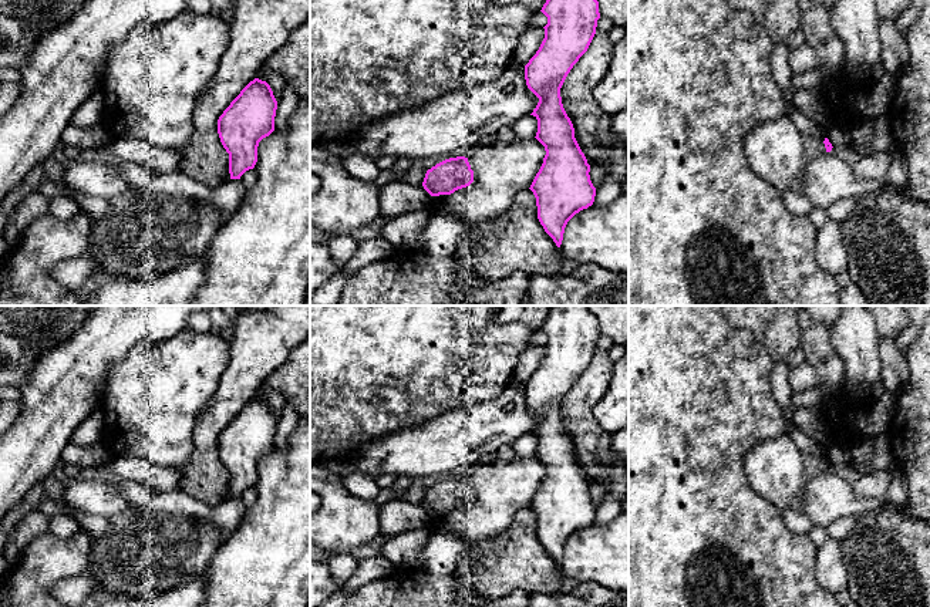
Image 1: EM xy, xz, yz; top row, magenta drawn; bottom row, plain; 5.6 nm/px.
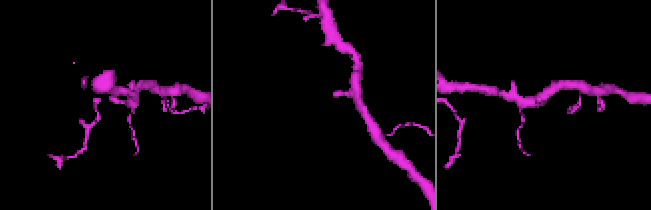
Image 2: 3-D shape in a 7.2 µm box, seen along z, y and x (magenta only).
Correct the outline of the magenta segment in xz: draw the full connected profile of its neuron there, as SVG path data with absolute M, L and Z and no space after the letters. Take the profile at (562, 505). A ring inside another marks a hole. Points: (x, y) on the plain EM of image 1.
M550 306L549 316L540 330L547 335L547 343L543 345L545 357L536 372L525 384L525 398L528 407L539 417L539 421L530 434L538 438L538 451L535 456L545 465L546 473L529 507L536 516L538 537L540 543L553 557L556 564L560 566L567 540L580 529L592 525L596 515L596 506L589 493L590 483L574 456L573 442L562 422L560 407L573 384L587 370L596 353L600 331L599 320L587 306Z

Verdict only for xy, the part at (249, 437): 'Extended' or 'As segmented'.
As segmented

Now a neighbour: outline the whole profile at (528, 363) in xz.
M530 345L528 350L525 350L518 358L513 380L525 385L539 368L543 357L545 357L543 345L538 347Z

